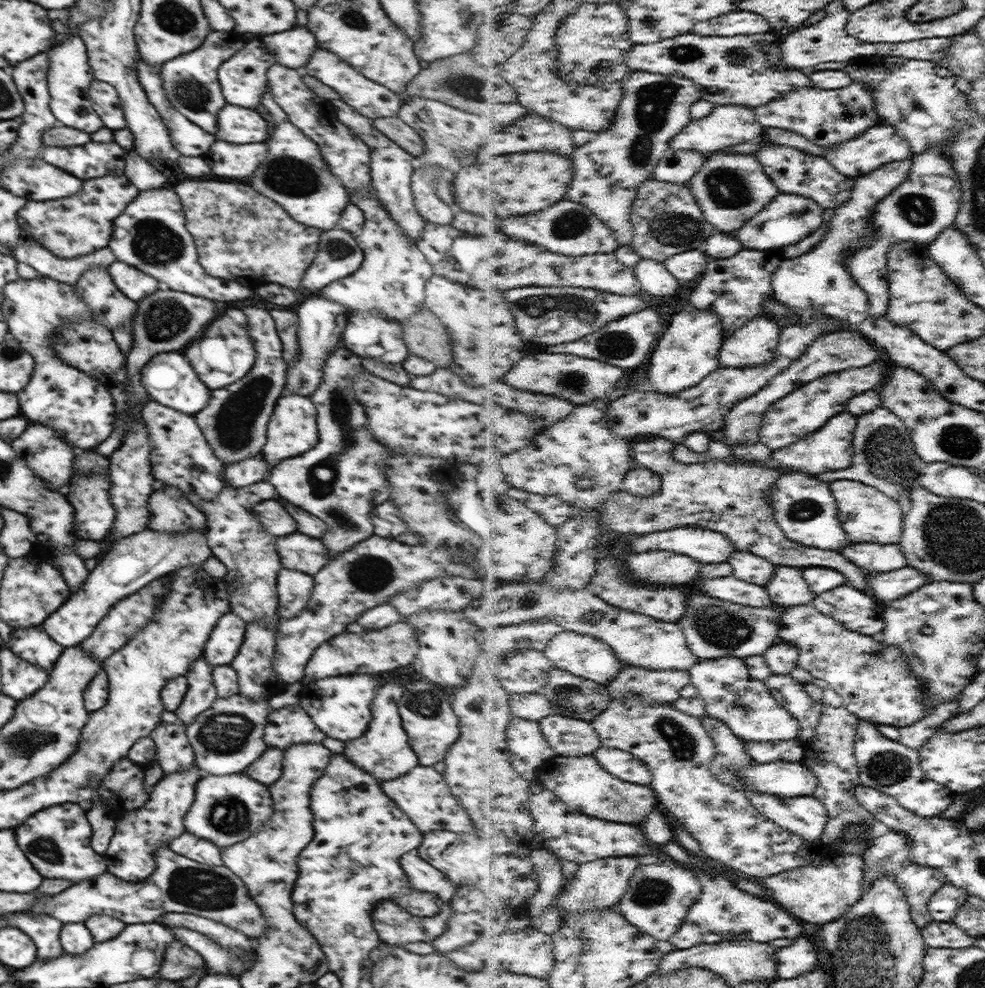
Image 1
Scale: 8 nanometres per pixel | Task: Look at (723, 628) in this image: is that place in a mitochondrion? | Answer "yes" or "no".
yes

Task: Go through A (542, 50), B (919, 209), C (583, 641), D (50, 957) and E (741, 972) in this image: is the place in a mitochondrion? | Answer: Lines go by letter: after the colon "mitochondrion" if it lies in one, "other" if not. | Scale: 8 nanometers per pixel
A: other
B: mitochondrion
C: other
D: other
E: mitochondrion

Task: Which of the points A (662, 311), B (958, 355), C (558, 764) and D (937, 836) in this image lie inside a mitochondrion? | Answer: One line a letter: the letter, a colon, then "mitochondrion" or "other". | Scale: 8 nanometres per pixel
A: other
B: other
C: other
D: other

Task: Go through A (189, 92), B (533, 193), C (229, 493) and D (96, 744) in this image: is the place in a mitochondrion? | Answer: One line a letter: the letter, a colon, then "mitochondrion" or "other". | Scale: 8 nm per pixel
A: mitochondrion
B: other
C: other
D: other

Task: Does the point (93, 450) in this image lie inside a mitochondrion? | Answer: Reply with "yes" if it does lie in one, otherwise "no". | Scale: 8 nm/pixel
no

